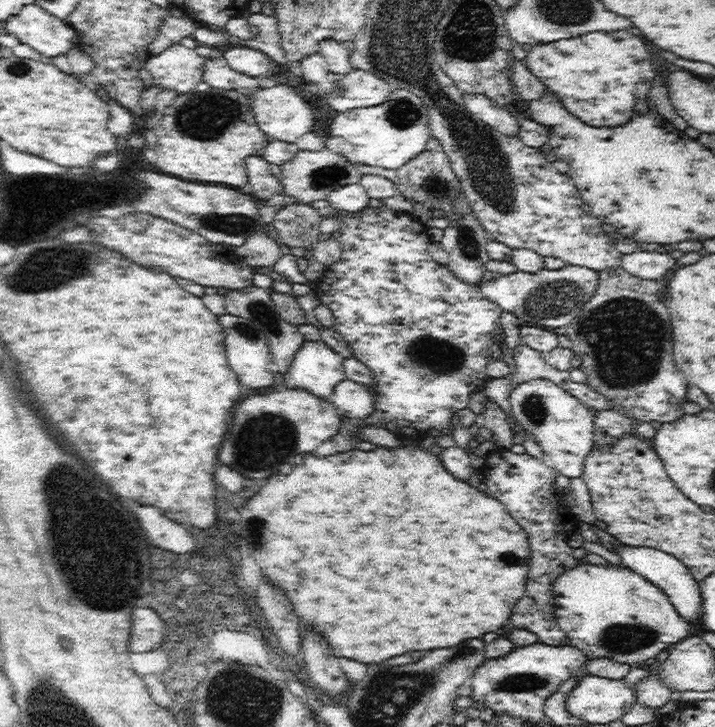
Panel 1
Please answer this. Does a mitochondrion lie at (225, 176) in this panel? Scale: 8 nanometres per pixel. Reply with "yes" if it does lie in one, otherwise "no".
no

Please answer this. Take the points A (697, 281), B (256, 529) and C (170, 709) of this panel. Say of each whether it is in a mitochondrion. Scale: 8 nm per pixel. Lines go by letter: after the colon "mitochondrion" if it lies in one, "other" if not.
A: other
B: mitochondrion
C: other

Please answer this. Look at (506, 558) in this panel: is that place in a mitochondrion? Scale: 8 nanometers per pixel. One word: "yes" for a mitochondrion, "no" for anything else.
yes

